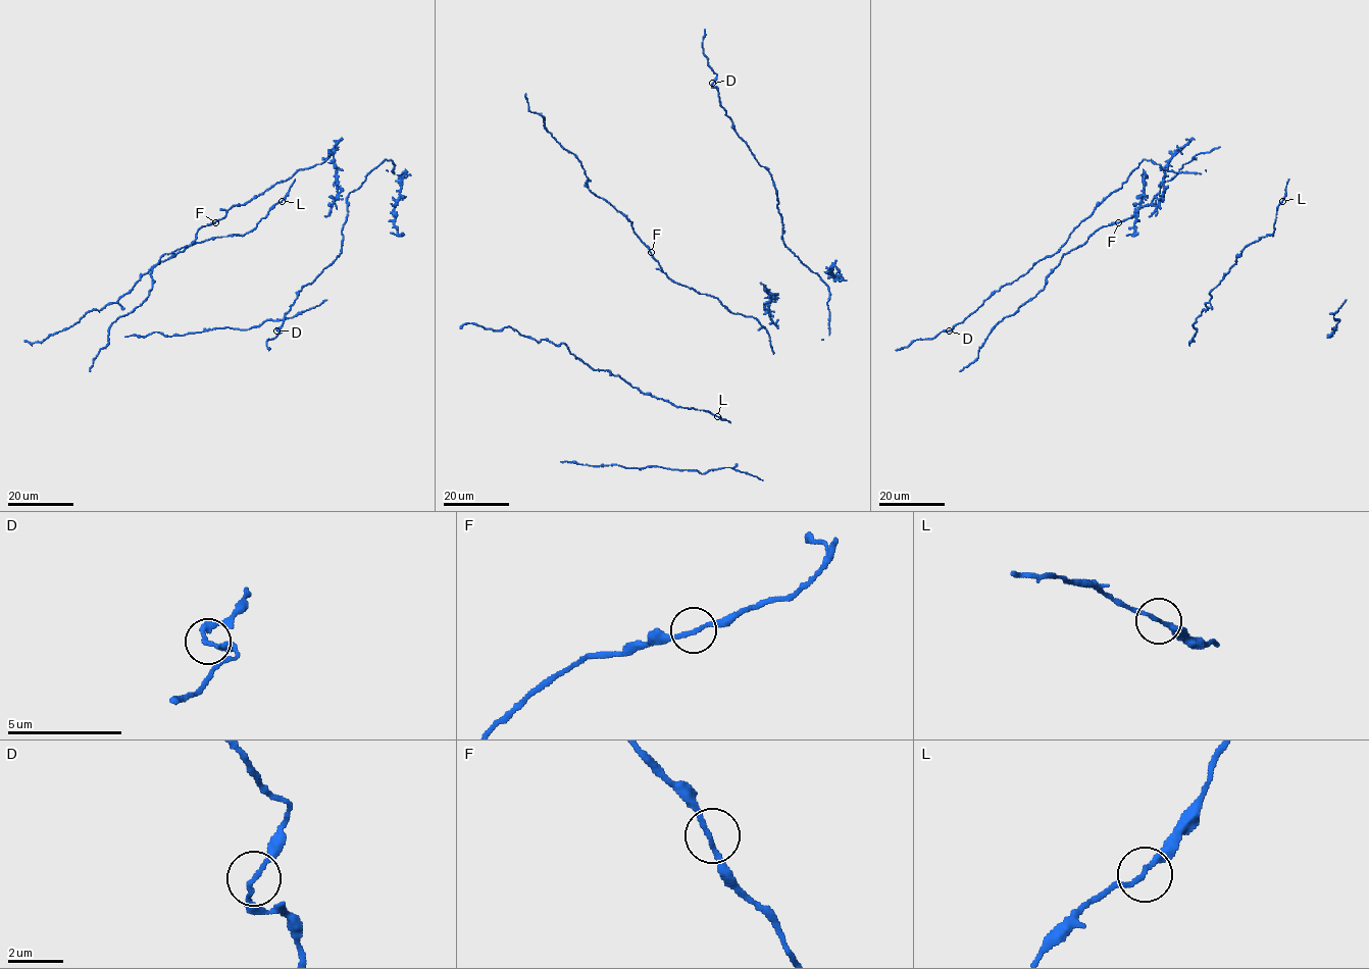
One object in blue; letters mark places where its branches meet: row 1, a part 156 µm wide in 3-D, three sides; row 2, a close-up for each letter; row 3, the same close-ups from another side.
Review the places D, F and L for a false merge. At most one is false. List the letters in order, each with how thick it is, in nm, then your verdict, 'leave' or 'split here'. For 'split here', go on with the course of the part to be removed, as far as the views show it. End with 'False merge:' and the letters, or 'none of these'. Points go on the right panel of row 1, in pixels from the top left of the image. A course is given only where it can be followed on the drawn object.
D: calibre 150 nm; leave
F: calibre 170 nm; leave
L: calibre 180 nm; leave
False merge: none of these

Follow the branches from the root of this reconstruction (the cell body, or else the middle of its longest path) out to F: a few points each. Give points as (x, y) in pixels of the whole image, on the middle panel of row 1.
F: (771, 346), (767, 330), (755, 318), (731, 313), (716, 298), (673, 283), (651, 252)

